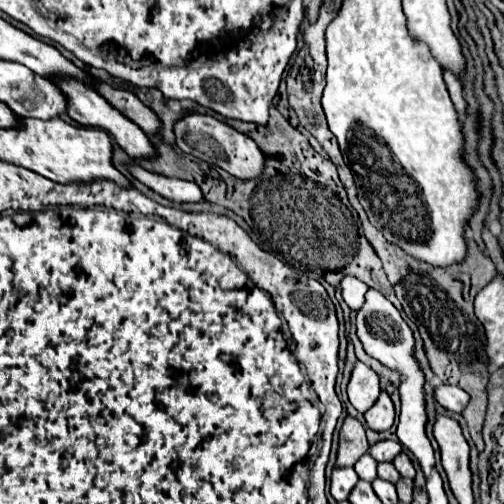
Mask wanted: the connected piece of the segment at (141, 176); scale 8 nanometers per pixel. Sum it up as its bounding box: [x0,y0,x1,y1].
[128,163,204,203]

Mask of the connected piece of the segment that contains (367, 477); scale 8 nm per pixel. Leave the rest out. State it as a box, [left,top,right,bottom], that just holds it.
[354,453,376,483]

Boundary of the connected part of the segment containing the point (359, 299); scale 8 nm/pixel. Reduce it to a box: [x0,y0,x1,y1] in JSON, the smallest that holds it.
[340,275,368,309]

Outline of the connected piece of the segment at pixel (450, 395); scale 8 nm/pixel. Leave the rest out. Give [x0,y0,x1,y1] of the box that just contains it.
[434,385,468,413]

